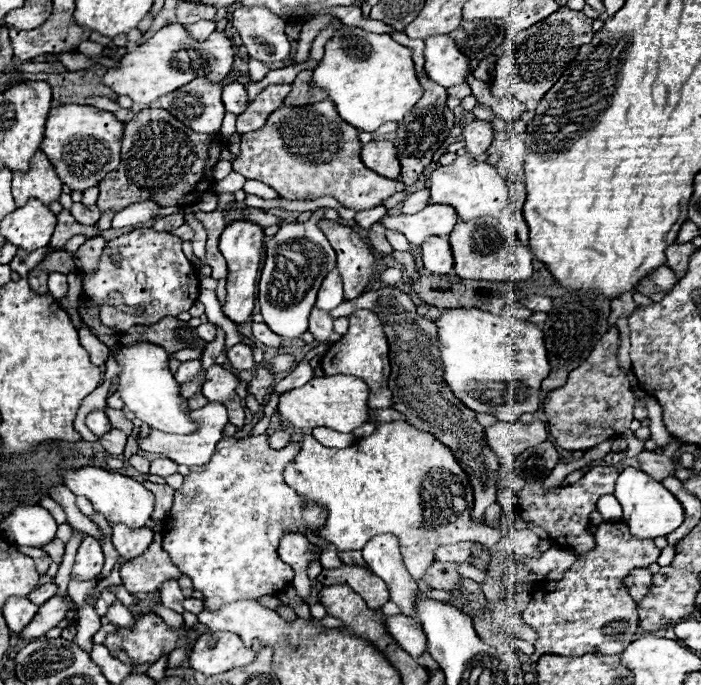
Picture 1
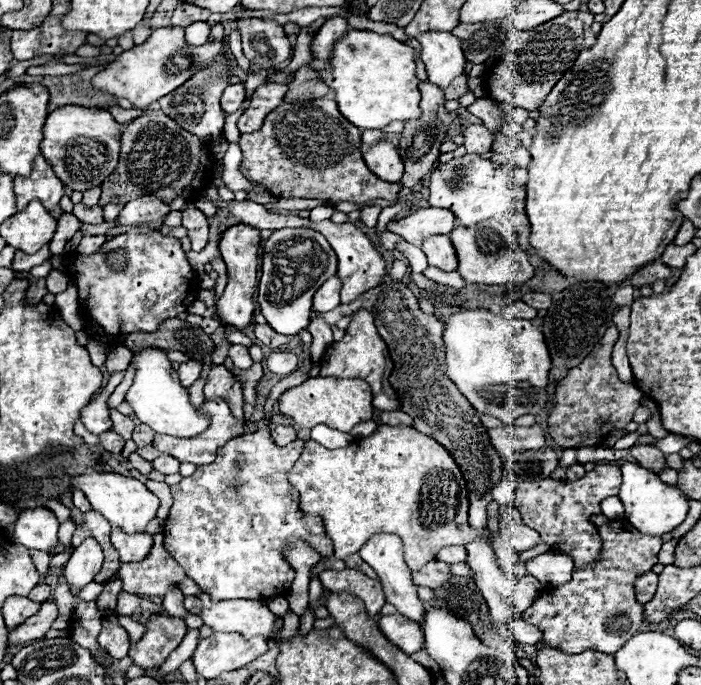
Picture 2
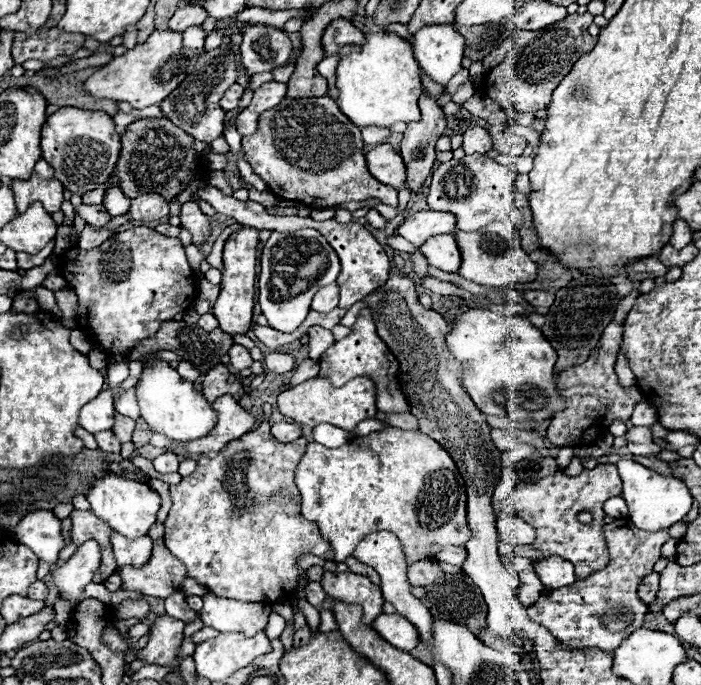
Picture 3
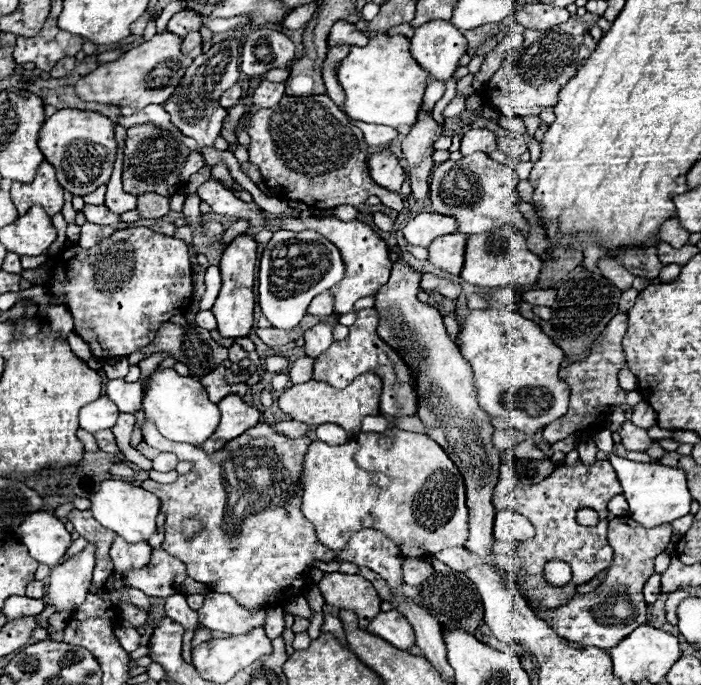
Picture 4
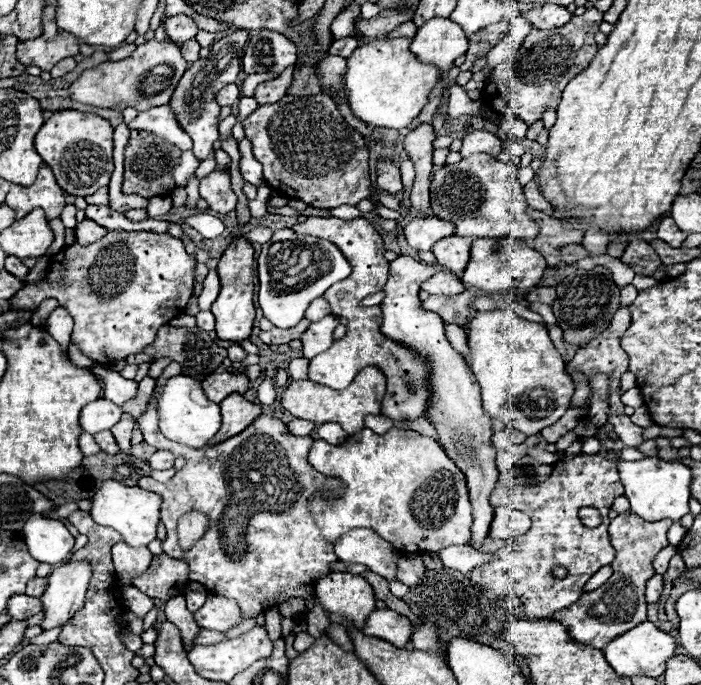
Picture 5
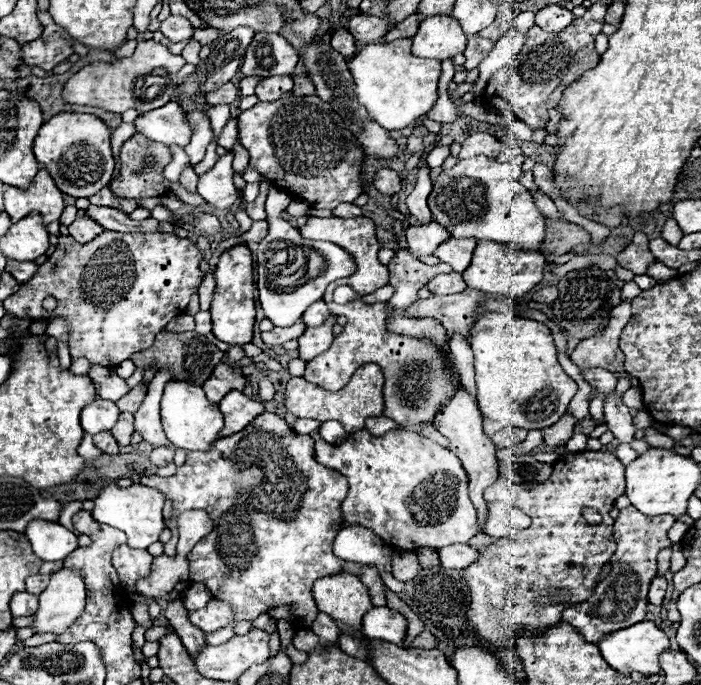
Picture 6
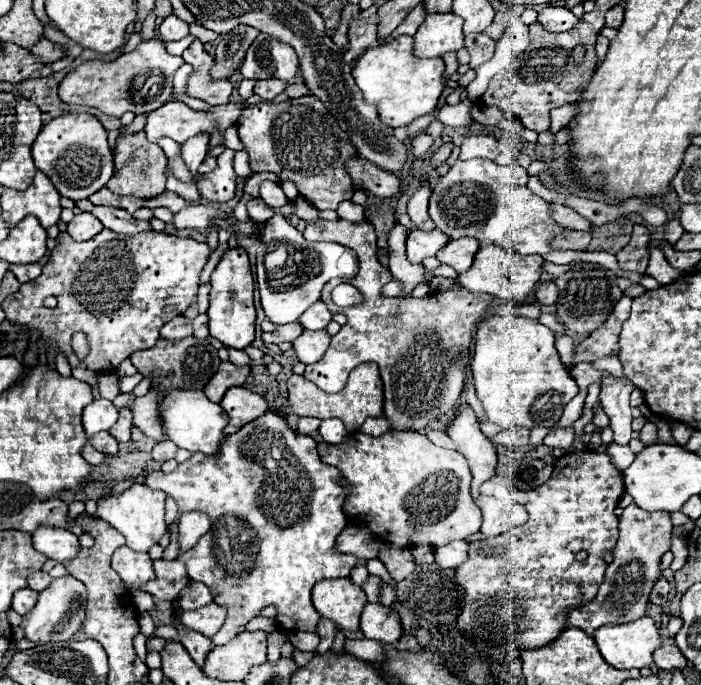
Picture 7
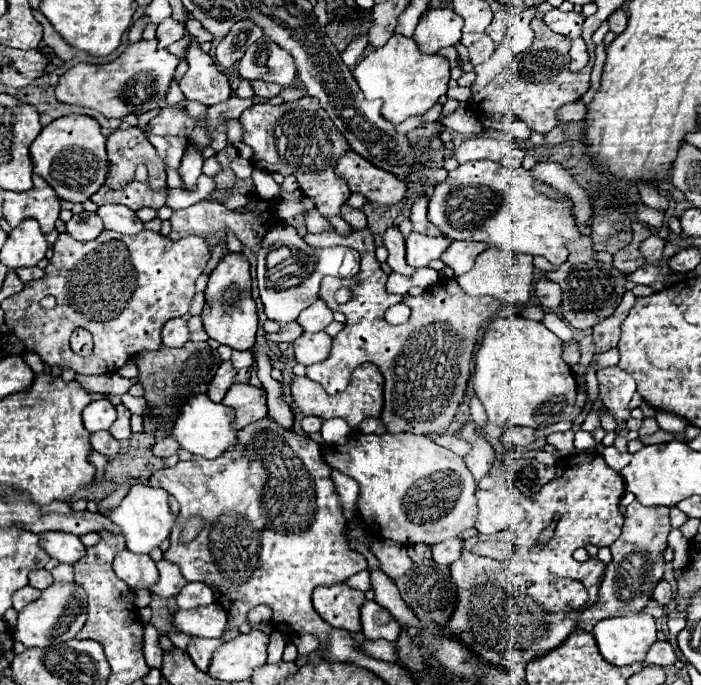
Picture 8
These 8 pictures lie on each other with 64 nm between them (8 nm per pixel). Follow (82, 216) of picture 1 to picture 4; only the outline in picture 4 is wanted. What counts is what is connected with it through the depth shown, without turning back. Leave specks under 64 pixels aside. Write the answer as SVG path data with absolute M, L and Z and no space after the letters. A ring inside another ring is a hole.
M84 206L82 208L84 216L88 222L92 224L100 224L100 226L116 226L116 228L126 228L124 222L120 222L120 216L110 212L106 206Z

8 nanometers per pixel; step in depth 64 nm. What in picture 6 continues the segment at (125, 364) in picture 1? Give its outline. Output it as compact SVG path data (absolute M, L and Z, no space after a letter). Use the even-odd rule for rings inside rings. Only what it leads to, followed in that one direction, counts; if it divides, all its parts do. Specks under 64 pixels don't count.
M170 380L164 388L162 396L162 428L168 440L176 448L184 450L208 450L214 440L218 440L218 432L224 426L224 416L218 404L206 400L200 384L192 384L188 380Z

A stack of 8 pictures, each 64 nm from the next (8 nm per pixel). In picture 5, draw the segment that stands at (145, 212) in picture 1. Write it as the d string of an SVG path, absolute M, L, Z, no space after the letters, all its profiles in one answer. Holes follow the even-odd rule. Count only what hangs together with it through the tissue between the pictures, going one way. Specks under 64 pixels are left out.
M152 196L152 198L146 198L146 200L148 200L148 206L146 206L148 218L160 218L160 216L168 214L168 210L172 208L172 200L170 198Z

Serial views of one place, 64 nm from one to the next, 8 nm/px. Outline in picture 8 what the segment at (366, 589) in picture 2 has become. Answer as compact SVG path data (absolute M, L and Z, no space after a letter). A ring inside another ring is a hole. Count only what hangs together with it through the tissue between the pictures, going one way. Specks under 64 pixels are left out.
M346 582L334 586L318 586L312 594L314 608L334 628L360 632L360 608L366 602L362 590L350 588Z

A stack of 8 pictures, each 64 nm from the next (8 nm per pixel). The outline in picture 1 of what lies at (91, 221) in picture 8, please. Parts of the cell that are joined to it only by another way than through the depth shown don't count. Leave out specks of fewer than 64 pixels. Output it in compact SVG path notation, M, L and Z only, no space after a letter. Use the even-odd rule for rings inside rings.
M94 236L94 238L88 238L74 254L74 262L76 262L76 268L82 272L82 274L92 274L96 272L96 266L98 266L98 260L102 256L102 250L104 250L106 242L102 236Z

